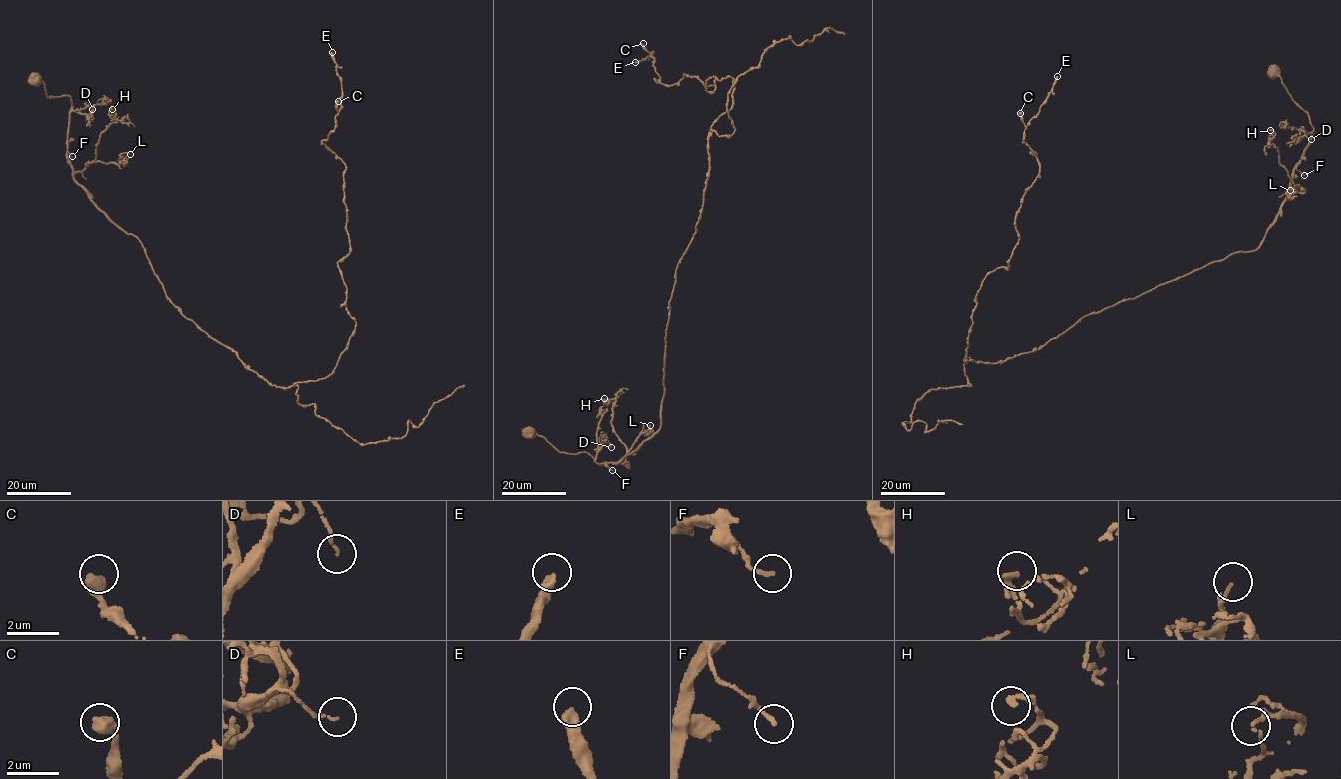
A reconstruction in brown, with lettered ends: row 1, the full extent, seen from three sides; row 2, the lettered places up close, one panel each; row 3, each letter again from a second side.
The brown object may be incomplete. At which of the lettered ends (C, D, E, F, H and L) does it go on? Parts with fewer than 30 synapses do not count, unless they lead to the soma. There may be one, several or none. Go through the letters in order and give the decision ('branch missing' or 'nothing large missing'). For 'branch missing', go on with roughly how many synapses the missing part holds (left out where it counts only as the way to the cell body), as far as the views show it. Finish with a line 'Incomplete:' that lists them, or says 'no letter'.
C: nothing large missing
D: nothing large missing
E: nothing large missing
F: nothing large missing
H: nothing large missing
L: nothing large missing
Incomplete: no letter

